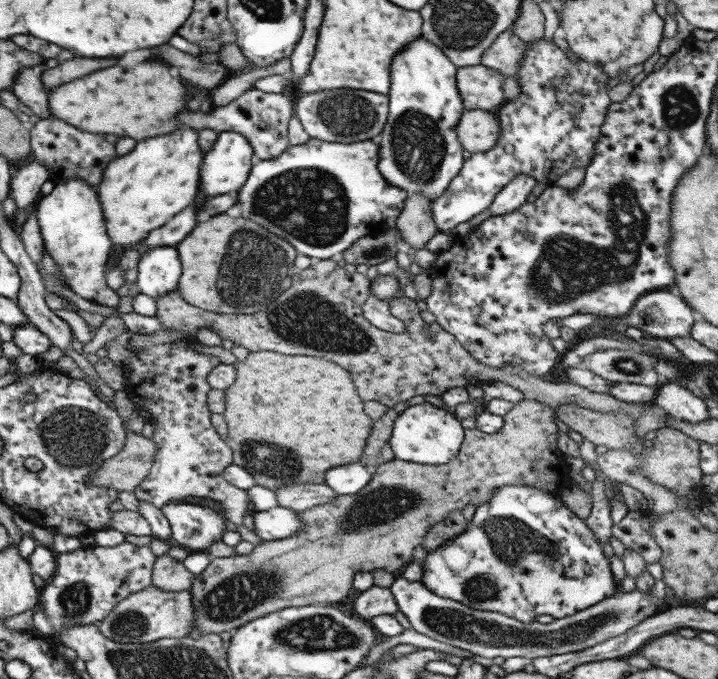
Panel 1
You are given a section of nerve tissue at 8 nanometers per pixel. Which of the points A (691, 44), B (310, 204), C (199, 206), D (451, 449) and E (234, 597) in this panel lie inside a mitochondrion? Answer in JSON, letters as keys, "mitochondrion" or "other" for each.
{"A":"other","B":"mitochondrion","C":"other","D":"other","E":"mitochondrion"}

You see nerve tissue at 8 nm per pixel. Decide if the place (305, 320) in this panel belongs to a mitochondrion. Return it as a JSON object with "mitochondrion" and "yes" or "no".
{"mitochondrion":"yes"}

